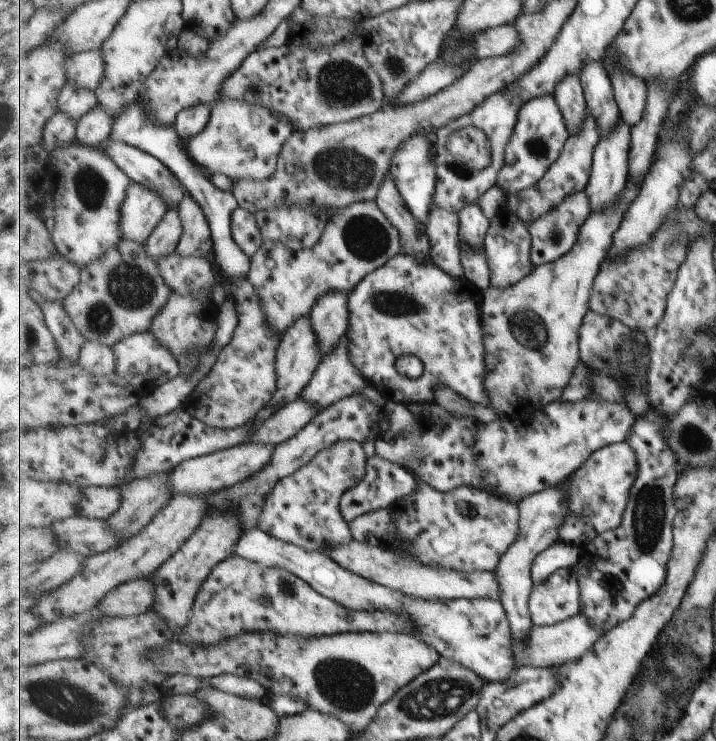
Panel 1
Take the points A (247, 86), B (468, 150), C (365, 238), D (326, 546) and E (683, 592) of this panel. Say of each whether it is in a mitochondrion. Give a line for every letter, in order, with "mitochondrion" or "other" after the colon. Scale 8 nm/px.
A: mitochondrion
B: mitochondrion
C: mitochondrion
D: other
E: other

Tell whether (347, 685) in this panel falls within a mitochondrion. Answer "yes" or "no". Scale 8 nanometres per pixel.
yes

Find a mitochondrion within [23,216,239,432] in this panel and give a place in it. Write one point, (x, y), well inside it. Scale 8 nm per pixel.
(129, 286)

